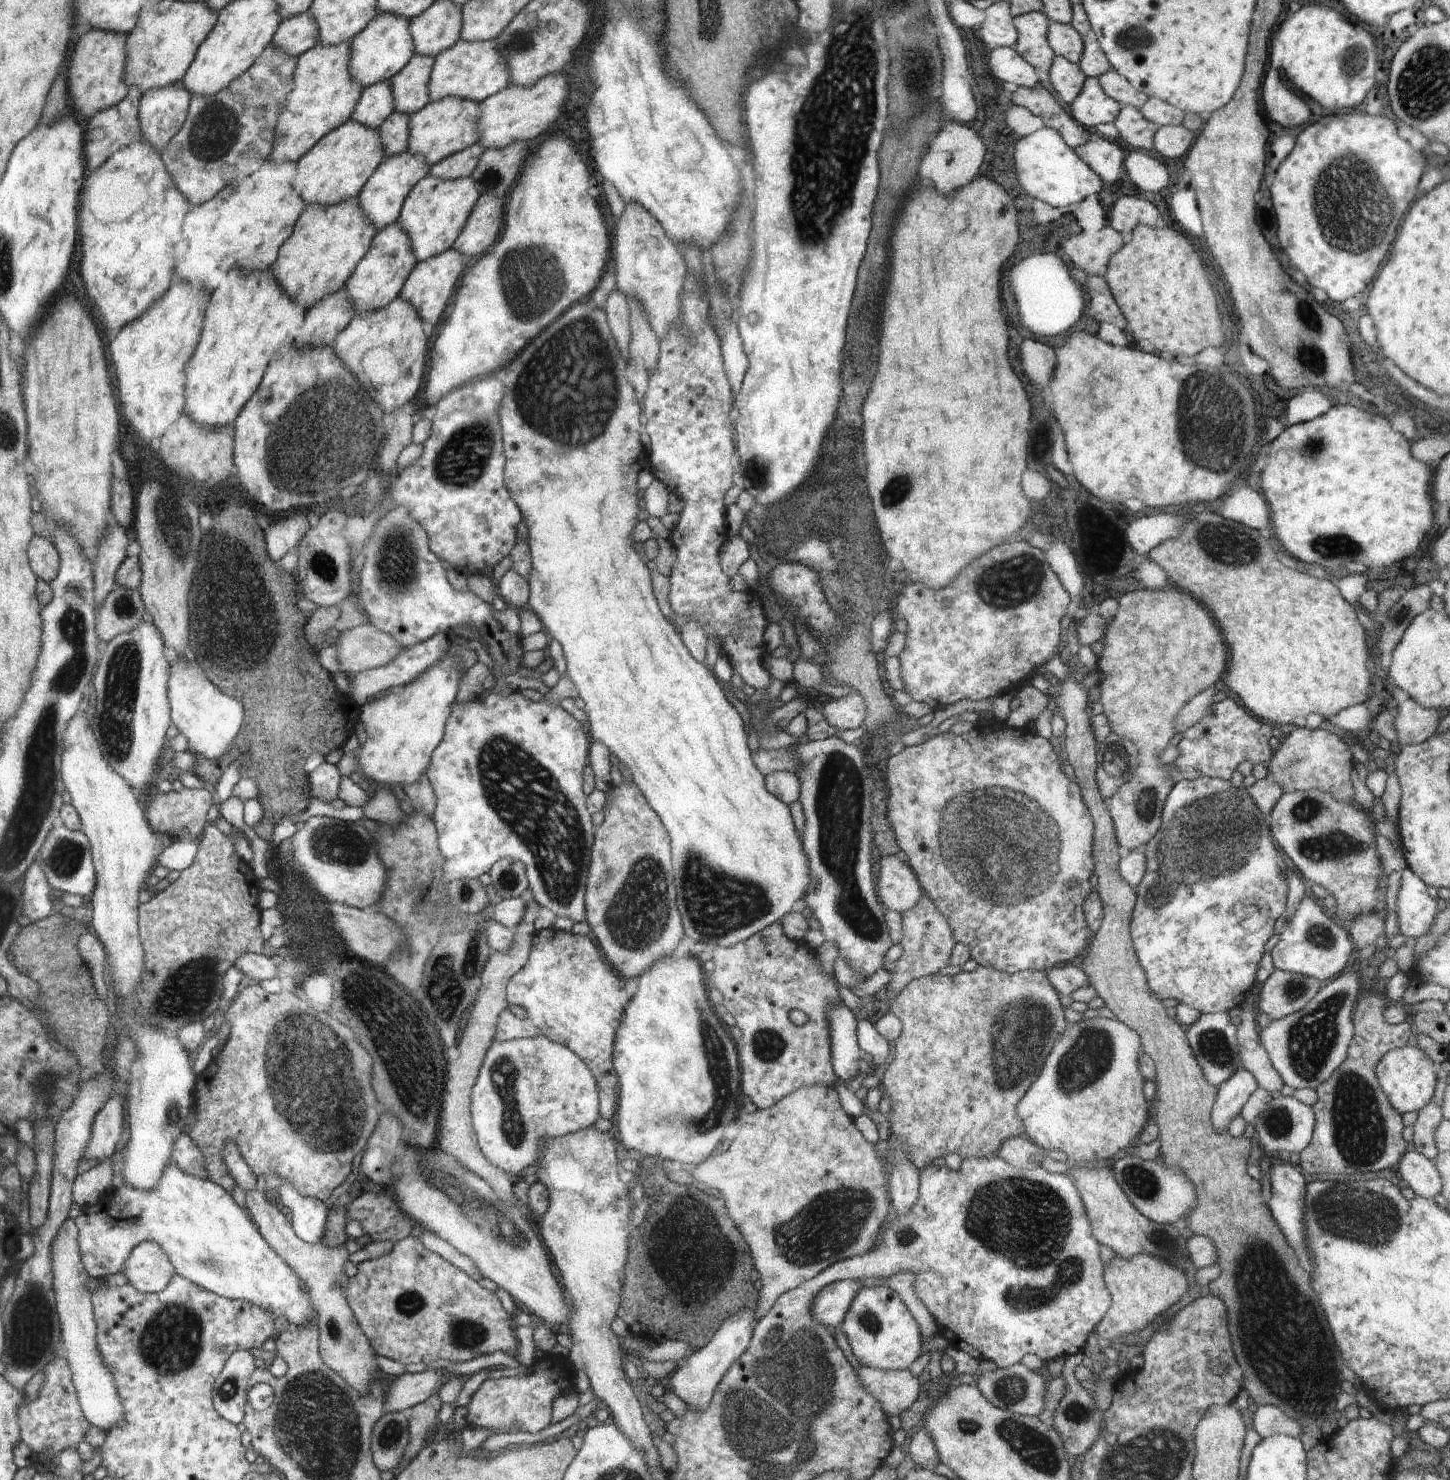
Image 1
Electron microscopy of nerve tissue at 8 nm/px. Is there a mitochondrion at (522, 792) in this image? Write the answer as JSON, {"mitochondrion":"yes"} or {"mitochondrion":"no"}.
{"mitochondrion":"yes"}

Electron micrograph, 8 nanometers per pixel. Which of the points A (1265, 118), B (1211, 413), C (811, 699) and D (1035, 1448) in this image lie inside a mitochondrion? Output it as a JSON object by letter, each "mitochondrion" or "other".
{"A":"other","B":"mitochondrion","C":"other","D":"mitochondrion"}

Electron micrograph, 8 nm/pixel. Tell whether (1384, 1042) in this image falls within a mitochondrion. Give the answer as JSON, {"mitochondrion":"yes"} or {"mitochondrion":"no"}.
{"mitochondrion":"no"}

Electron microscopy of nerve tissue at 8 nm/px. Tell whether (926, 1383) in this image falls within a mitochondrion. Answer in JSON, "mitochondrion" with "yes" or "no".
{"mitochondrion":"no"}

